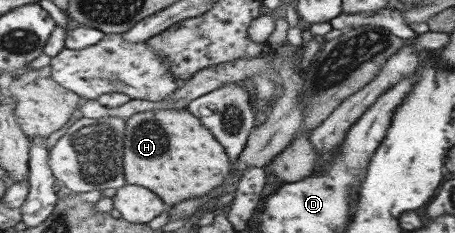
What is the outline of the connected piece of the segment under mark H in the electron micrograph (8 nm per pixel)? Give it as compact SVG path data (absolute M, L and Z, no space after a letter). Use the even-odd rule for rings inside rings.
M189 108L141 111L126 121L126 184L151 189L169 207L209 196L233 173L225 146Z

